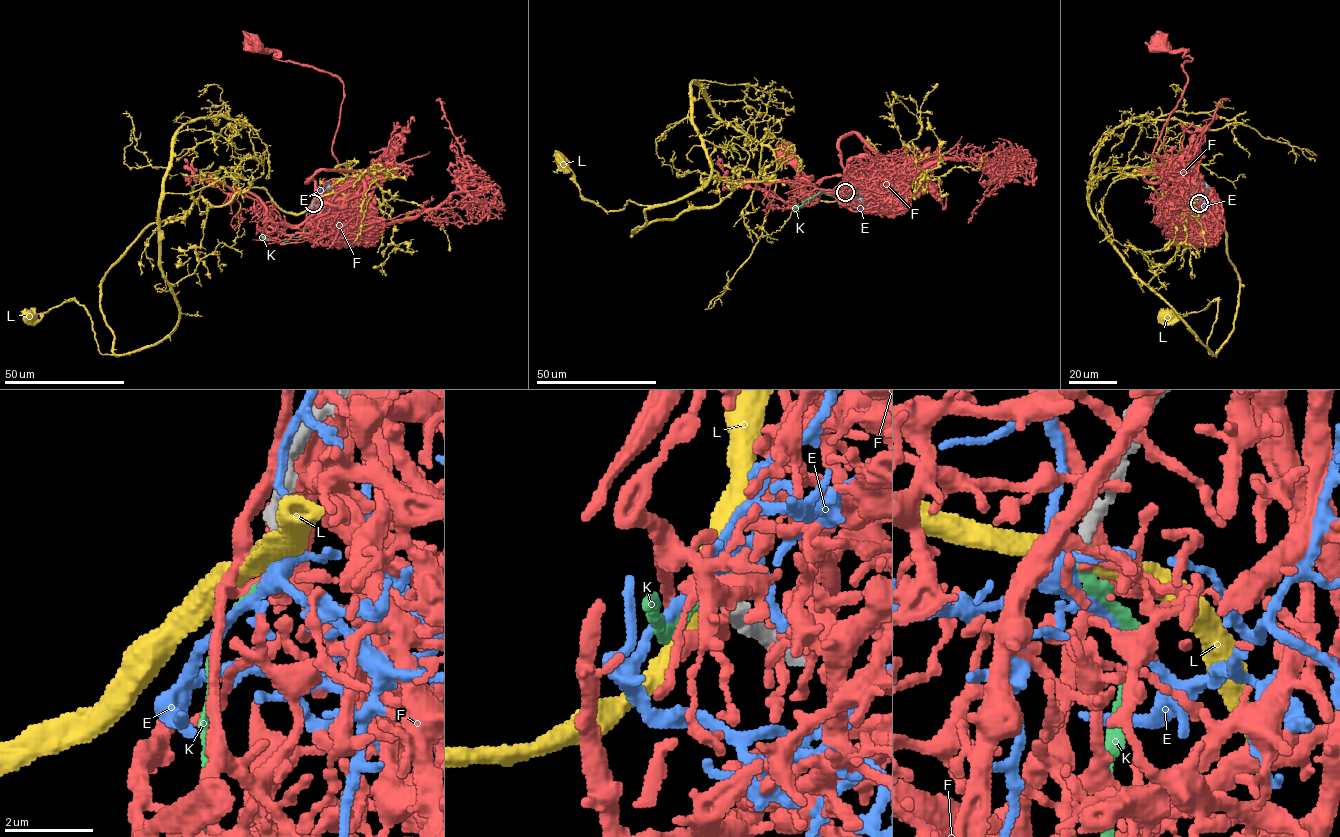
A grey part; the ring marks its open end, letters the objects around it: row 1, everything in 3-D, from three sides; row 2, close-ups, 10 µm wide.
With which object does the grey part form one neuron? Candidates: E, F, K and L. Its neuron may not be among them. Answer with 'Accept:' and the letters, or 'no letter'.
Accept: K

